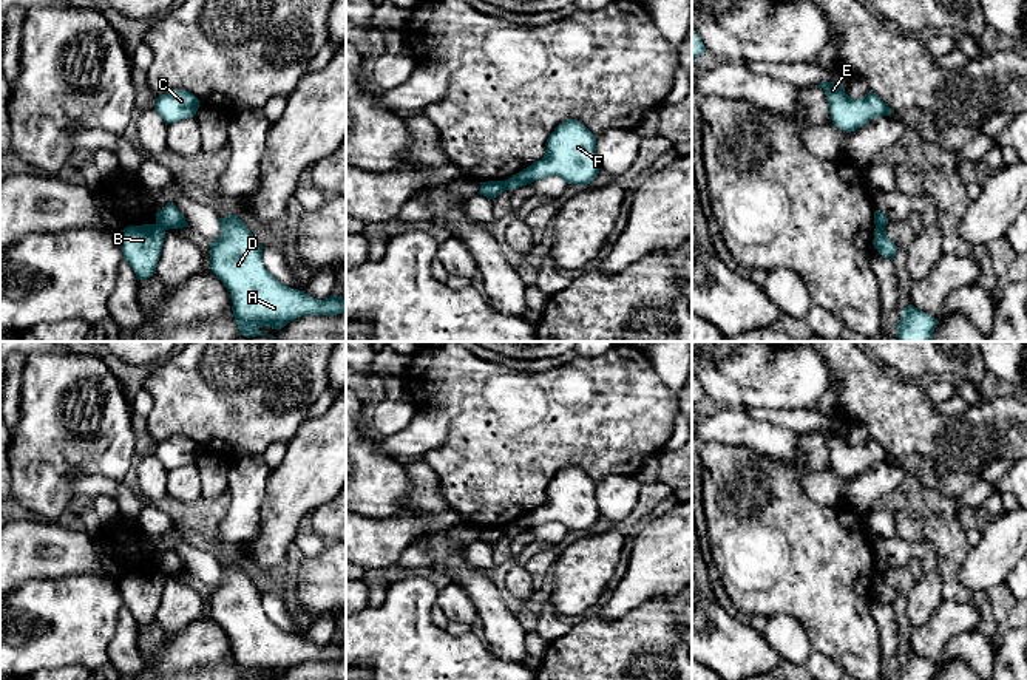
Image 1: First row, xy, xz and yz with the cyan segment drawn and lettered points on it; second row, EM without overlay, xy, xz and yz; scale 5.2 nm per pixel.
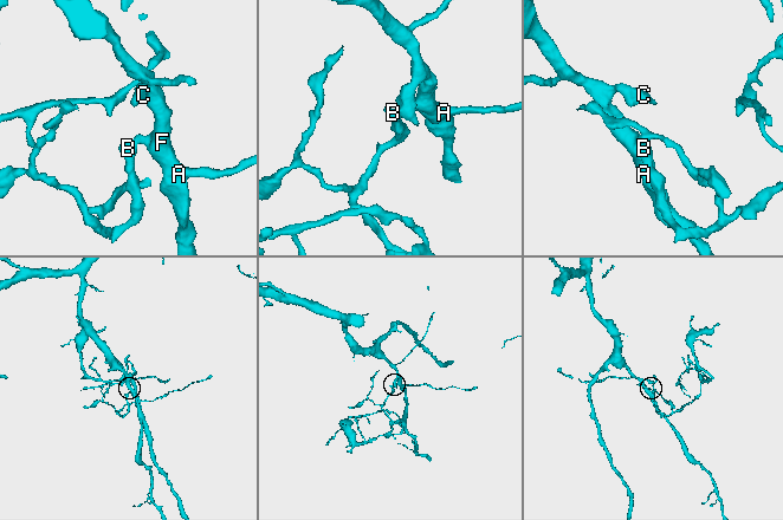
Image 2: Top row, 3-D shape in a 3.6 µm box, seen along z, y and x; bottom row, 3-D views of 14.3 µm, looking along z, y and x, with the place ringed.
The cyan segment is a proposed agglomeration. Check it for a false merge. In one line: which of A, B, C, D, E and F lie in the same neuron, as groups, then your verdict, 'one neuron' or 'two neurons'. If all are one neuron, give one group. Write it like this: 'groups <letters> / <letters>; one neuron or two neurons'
groups A C D E F / B; two neurons

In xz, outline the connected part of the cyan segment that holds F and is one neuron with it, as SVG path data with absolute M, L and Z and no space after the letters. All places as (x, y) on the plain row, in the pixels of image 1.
M568 465L548 482L544 504L505 525L505 536L516 536L547 522L561 522L567 530L587 532L599 516L596 482L579 467Z

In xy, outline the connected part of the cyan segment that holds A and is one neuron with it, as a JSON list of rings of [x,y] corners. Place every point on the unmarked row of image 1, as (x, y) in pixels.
[[[236,561],[219,564],[221,581],[210,589],[210,615],[232,643],[232,657],[241,680],[264,680],[261,672],[281,675],[304,661],[346,661],[346,643],[318,646],[280,629],[263,610],[263,592]]]

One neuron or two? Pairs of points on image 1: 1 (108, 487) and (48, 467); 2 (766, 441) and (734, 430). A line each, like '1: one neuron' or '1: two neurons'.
1: two neurons
2: one neuron

